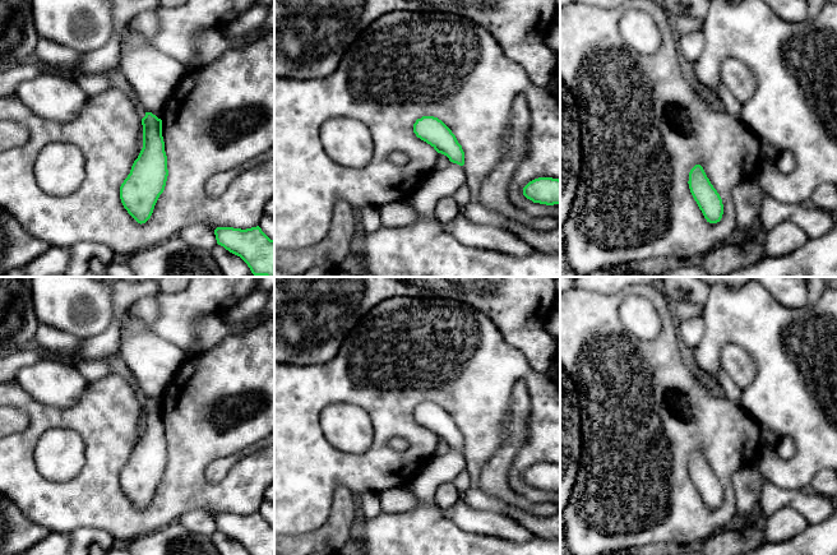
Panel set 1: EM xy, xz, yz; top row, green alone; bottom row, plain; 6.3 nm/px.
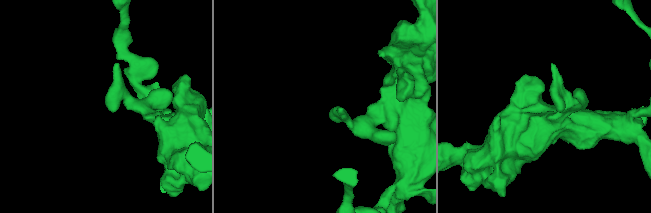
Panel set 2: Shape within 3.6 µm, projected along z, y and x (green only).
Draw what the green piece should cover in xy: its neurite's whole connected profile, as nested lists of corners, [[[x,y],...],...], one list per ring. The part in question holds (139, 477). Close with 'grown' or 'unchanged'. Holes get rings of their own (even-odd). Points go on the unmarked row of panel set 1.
[[[145,398],[142,411],[143,434],[120,472],[124,494],[140,510],[151,504],[168,462],[162,406]]]; unchanged

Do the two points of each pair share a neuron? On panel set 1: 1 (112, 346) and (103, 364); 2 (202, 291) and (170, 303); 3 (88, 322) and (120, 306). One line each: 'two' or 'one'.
1: two
2: one
3: two

